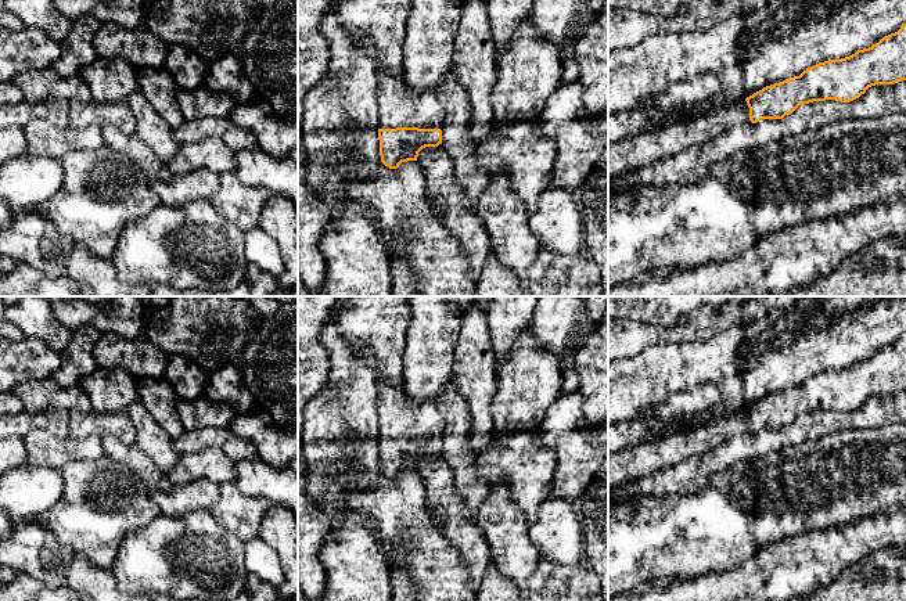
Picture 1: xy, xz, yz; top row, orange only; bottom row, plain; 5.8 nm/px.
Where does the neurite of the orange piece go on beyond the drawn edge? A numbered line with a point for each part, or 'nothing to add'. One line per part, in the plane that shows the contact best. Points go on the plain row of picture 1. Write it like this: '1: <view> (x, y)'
1: xz (399, 416)

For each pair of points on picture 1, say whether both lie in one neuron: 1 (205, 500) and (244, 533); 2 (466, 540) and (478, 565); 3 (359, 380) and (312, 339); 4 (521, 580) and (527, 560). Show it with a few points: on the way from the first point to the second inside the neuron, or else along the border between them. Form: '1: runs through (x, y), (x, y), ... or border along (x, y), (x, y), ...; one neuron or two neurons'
1: border along (220, 485), (220, 497), (209, 510); two neurons
2: runs through (471, 546), (477, 553), (477, 560); one neuron
3: border along (329, 320), (323, 328), (326, 385); two neurons
4: runs through (521, 575), (521, 565); one neuron

